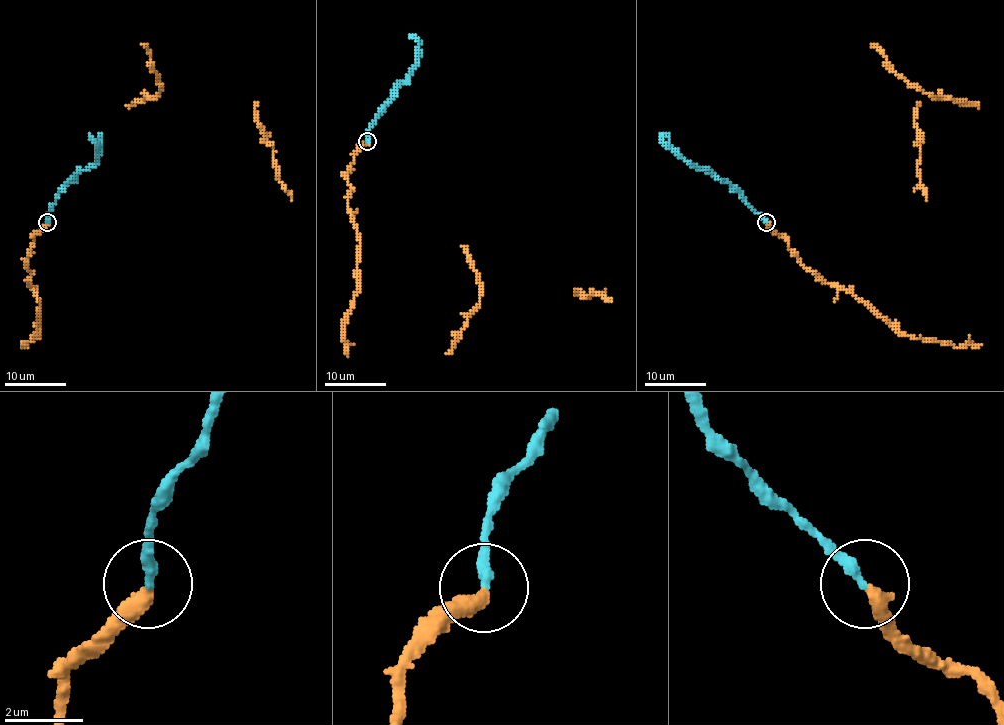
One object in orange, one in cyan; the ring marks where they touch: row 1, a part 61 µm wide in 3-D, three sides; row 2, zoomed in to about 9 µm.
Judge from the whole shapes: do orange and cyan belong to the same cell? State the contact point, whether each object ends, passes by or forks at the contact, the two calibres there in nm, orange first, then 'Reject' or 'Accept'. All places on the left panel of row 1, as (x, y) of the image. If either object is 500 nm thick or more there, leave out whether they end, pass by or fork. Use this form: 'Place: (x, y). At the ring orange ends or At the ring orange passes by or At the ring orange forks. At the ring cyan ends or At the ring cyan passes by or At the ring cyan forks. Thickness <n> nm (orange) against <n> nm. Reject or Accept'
Place: (47, 222). At the ring orange ends. At the ring cyan ends. Thickness 400 nm (orange) against 280 nm. Accept

